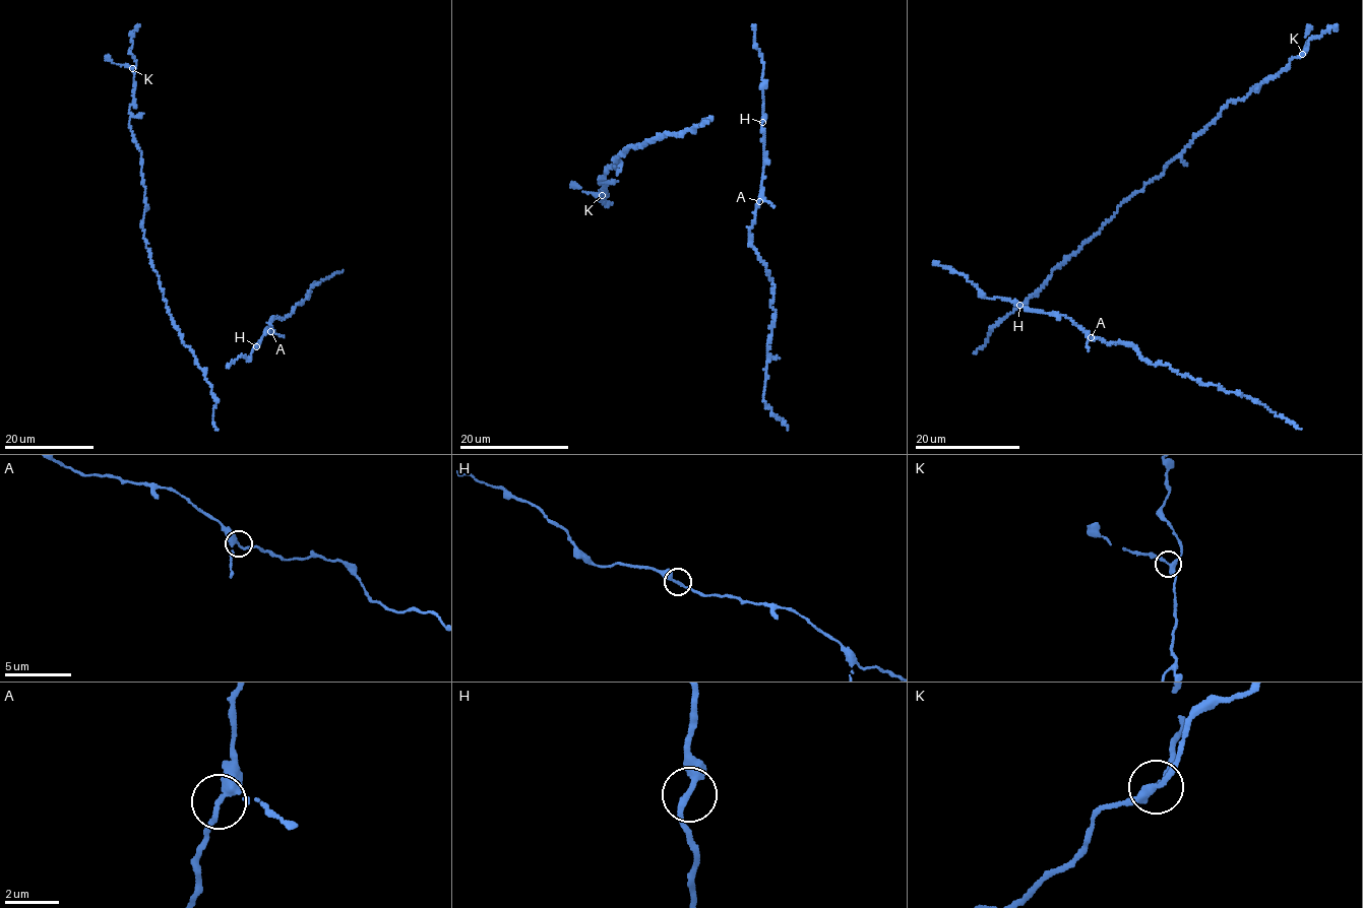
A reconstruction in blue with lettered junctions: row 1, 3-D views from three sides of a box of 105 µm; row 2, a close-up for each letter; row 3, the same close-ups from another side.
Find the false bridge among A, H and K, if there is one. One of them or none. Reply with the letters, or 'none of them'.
none of them

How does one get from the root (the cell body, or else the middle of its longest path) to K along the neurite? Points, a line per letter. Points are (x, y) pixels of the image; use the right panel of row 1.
K: (1043, 283), (1127, 198), (1160, 177), (1166, 165), (1229, 103), (1243, 100), (1302, 54)

